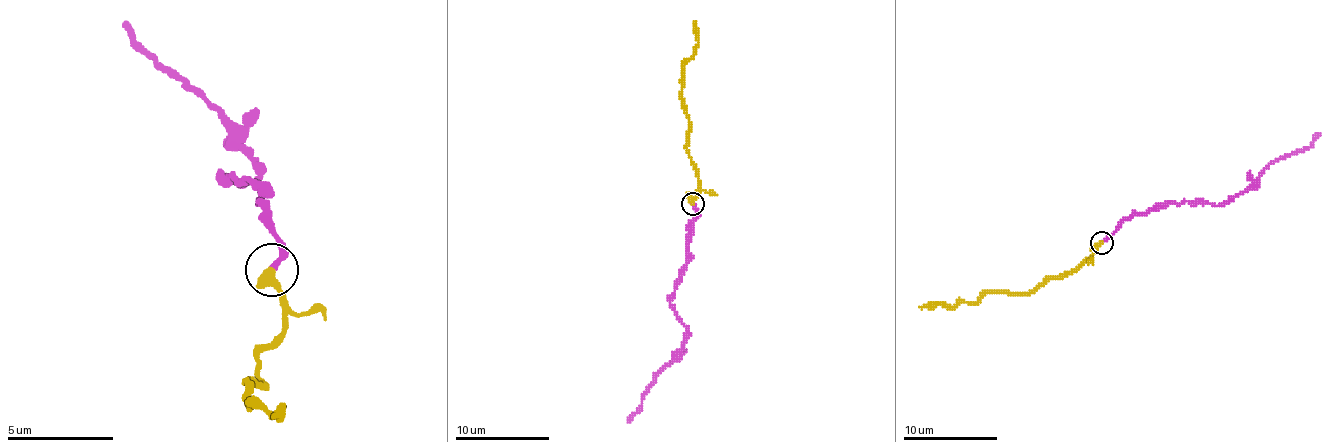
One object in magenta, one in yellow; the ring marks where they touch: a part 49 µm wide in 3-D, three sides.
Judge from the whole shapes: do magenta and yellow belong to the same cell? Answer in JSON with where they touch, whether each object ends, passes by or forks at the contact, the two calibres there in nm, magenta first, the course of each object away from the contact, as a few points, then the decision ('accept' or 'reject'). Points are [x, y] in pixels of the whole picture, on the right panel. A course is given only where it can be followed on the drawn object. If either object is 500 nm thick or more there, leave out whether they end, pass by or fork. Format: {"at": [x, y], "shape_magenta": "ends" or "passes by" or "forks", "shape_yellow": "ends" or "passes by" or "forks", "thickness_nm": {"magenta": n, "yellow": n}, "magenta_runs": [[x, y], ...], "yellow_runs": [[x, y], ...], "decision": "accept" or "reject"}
{"at": [1101, 243], "shape_magenta": "ends", "shape_yellow": "passes by", "thickness_nm": {"magenta": 240, "yellow": 360}, "magenta_runs": [[1102, 243], [1135, 215], [1170, 203], [1222, 206], [1271, 163], [1306, 149], [1318, 133]], "yellow_runs": [[1102, 243], [1074, 269], [1043, 281], [1027, 292], [985, 292], [975, 302], [961, 302], [952, 307], [919, 307]], "decision": "reject"}

